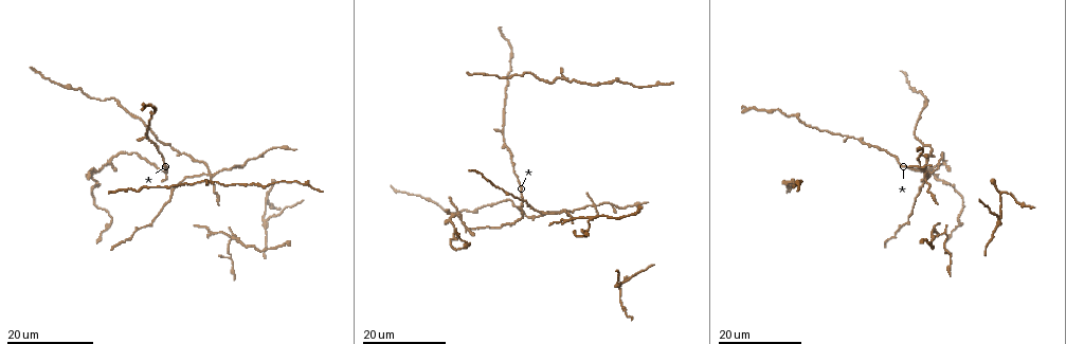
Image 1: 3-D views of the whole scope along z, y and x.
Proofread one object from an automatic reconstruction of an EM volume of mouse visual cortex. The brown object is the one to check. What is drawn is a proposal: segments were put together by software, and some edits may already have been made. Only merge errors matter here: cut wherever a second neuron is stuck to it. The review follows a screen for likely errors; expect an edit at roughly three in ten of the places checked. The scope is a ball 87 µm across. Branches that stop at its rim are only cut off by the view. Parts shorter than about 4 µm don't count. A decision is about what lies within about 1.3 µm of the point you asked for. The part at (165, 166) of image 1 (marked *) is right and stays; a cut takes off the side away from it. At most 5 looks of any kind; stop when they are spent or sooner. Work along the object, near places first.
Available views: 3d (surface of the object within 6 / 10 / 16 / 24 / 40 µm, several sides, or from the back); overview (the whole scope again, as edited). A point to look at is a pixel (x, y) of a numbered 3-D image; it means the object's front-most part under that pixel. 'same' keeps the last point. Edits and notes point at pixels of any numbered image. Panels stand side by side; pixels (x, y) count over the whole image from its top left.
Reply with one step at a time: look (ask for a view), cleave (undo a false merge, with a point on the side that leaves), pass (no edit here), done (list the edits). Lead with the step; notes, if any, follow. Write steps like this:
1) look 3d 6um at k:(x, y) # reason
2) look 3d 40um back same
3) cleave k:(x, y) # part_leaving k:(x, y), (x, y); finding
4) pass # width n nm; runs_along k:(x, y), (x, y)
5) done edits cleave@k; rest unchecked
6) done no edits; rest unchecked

look 3d 24um at 1:(456, 215) # three arms meet

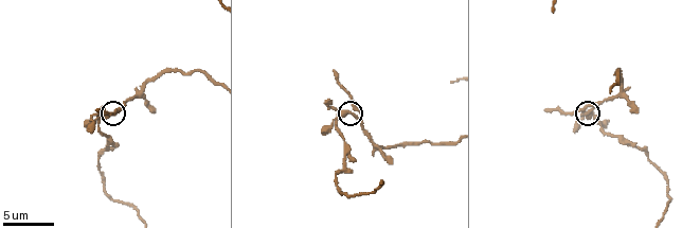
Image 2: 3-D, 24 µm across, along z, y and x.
look 3d 10um at 2:(355, 114)

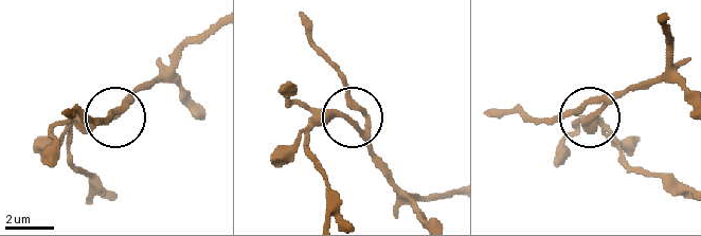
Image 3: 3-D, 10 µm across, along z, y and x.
pass # runs_along 3:(449, 193), (413, 197), (358, 126), (334, 113), (287, 107); continuous, no second neuron

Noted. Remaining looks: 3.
look 3d 24um at 1:(932, 176) # a fork

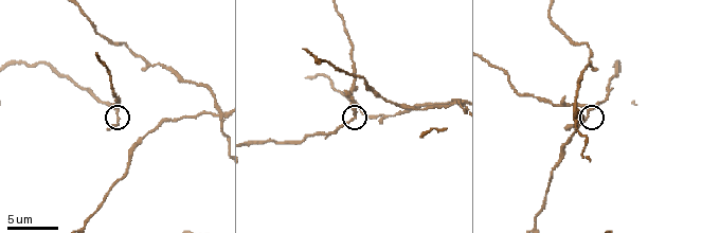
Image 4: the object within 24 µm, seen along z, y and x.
look 3d 6um at 4:(589, 110)

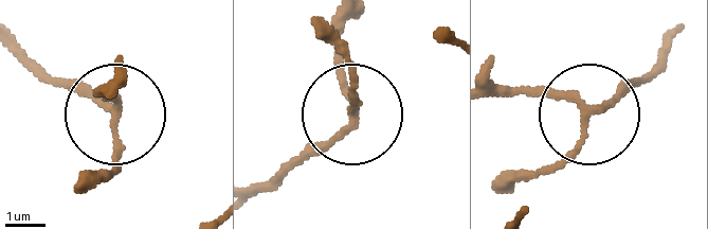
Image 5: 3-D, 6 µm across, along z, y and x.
look 3d 6um back at 5:(112, 116)

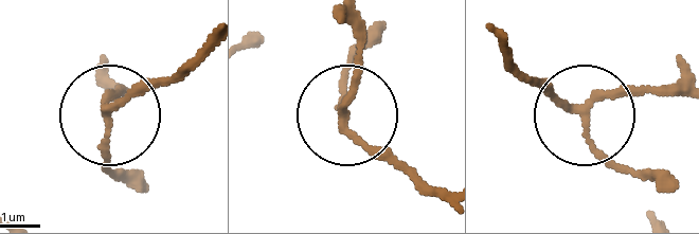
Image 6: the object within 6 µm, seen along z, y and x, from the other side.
pass # arms 3; runs_along 6:(685, 92), (614, 92), (574, 109), (517, 66); one neuron here

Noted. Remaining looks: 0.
done no edits; rest unchecked

